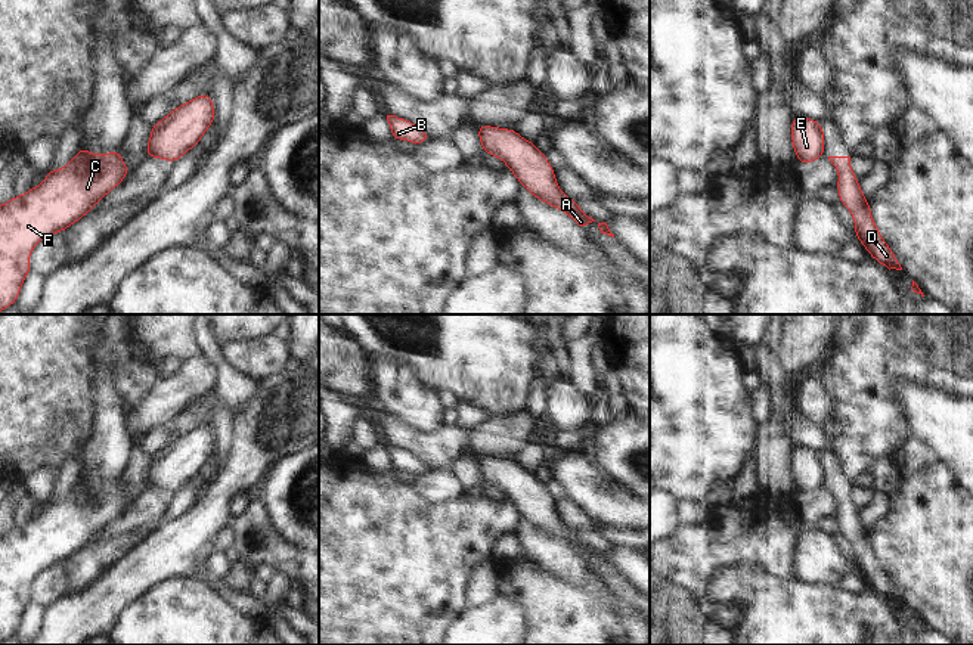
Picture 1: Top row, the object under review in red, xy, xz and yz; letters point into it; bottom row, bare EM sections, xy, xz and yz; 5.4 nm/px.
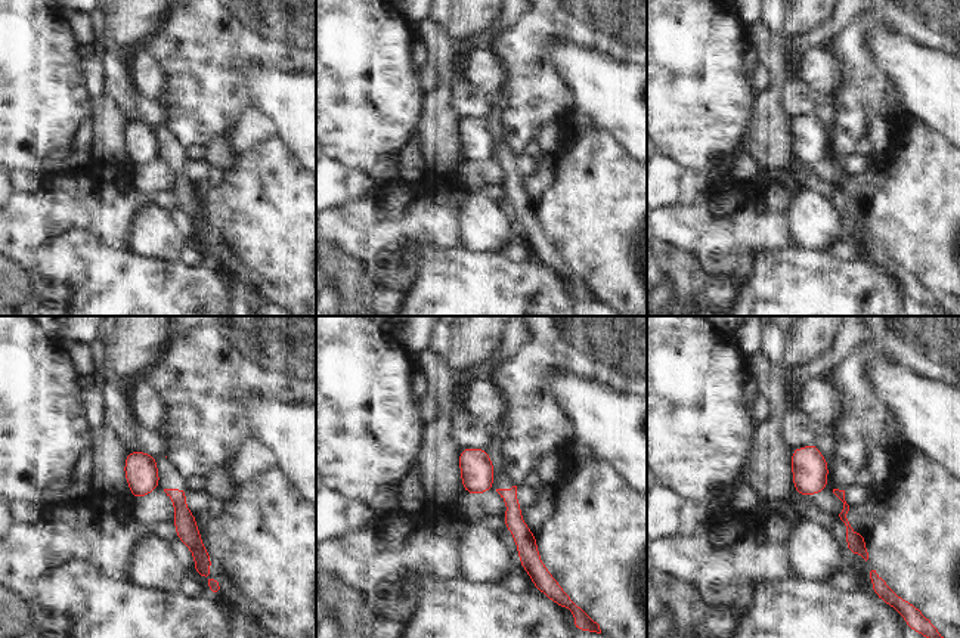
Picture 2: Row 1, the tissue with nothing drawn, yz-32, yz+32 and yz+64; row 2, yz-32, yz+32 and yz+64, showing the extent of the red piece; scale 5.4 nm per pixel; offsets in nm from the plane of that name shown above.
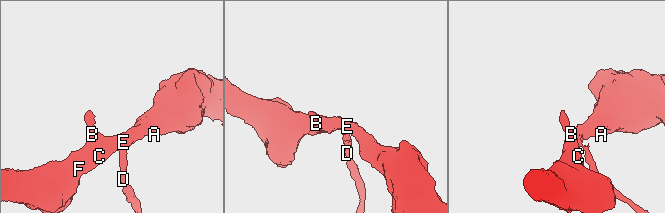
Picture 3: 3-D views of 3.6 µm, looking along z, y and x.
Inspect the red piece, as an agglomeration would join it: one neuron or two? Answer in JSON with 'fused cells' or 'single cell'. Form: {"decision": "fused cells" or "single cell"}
{"decision": "fused cells"}

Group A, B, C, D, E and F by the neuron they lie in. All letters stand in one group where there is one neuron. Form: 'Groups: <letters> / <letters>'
Groups: A B C E F / D.

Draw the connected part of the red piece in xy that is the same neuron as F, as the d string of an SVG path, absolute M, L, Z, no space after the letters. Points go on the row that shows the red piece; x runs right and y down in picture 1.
M83 146L61 170L49 170L37 187L22 196L12 196L0 205L0 311L15 304L24 279L31 272L30 255L34 246L50 235L66 230L115 189L128 174L120 149L96 155Z

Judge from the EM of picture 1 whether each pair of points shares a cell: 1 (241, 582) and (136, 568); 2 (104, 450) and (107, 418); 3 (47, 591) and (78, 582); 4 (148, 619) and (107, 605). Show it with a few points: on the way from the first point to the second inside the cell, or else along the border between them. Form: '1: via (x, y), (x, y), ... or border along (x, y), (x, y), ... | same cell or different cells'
1: border along (222, 580), (228, 586), (245, 594) | different cells
2: via (107, 443), (107, 425) | same cell
3: border along (64, 561), (68, 576), (68, 592) | different cells
4: border along (149, 589), (121, 611), (111, 629) | different cells

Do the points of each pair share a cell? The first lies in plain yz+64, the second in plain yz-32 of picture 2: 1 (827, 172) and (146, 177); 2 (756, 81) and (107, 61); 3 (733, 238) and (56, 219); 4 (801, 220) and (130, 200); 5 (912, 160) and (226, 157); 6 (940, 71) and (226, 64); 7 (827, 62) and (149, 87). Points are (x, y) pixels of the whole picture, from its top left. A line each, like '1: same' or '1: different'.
1: same
2: different
3: same
4: different
5: different
6: different
7: same

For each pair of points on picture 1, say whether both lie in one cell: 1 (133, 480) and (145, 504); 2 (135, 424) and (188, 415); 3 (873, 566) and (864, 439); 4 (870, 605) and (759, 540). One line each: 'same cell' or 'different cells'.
1: different cells
2: different cells
3: different cells
4: different cells

